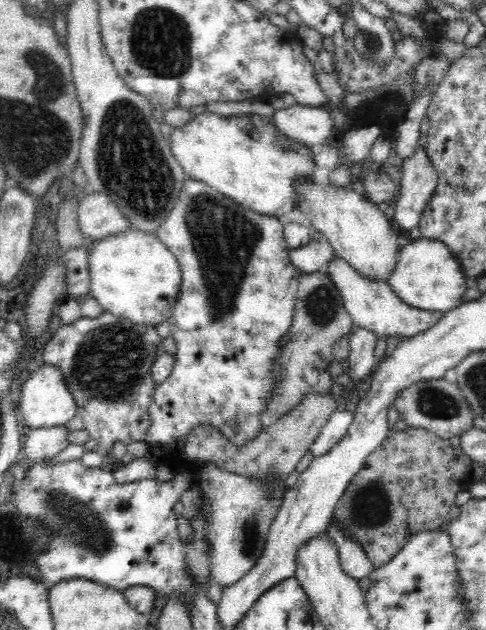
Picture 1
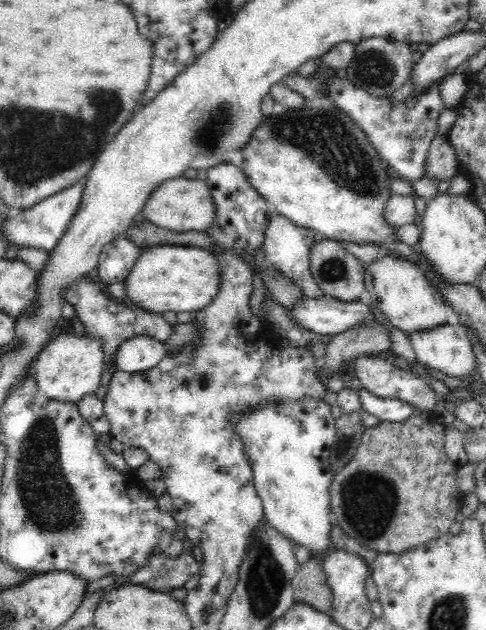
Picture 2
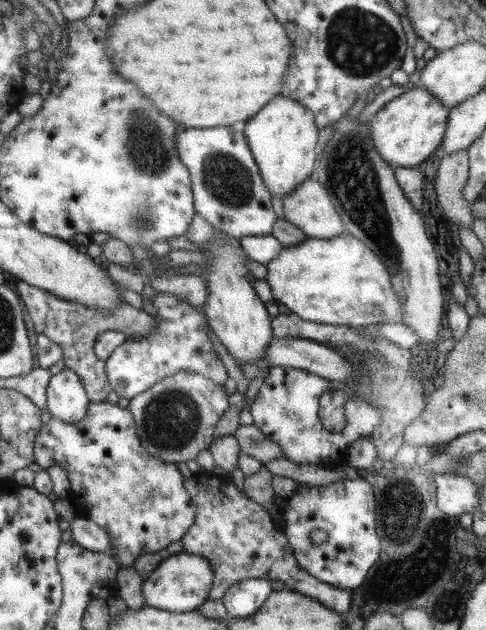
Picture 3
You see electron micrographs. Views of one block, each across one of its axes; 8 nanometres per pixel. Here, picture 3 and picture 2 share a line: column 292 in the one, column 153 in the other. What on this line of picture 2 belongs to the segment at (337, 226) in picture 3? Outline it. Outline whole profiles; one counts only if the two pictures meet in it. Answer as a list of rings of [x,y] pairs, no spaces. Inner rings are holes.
[[[183,176],[172,177],[159,185],[140,210],[142,220],[177,233],[202,232],[214,222],[214,204],[204,181]]]

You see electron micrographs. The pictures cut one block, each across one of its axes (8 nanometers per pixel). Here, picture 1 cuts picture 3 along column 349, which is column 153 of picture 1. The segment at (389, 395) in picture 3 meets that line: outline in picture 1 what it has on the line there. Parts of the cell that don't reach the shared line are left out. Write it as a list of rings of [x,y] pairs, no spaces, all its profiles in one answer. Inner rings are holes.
[[[103,312],[94,320],[81,316],[74,324],[58,328],[43,346],[44,364],[60,369],[62,380],[76,403],[76,414],[65,424],[65,428],[70,432],[84,430],[89,439],[96,442],[94,451],[102,458],[110,456],[115,442],[124,442],[126,445],[144,442],[149,425],[147,412],[157,387],[151,370],[162,341],[156,333],[156,327],[136,324],[127,318]]]

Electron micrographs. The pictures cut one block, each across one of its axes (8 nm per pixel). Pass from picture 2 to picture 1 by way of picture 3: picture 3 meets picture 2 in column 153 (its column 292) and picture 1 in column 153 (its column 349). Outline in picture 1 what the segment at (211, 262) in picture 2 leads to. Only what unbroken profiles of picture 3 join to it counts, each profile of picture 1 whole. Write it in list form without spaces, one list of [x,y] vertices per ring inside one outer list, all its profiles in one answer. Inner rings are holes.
[[[128,228],[94,241],[87,249],[89,296],[103,308],[103,312],[131,320],[136,324],[156,327],[172,314],[181,283],[180,266],[174,255],[155,234]]]

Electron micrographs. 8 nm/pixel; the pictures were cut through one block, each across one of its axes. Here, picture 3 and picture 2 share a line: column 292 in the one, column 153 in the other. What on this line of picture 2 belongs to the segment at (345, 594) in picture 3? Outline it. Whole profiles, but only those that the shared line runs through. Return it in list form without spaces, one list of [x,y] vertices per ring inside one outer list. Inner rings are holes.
[[[156,546],[149,563],[140,567],[131,576],[130,582],[142,585],[151,591],[168,593],[175,588],[182,588],[192,576],[197,576],[200,564],[193,554],[183,550],[177,557],[166,557]]]

